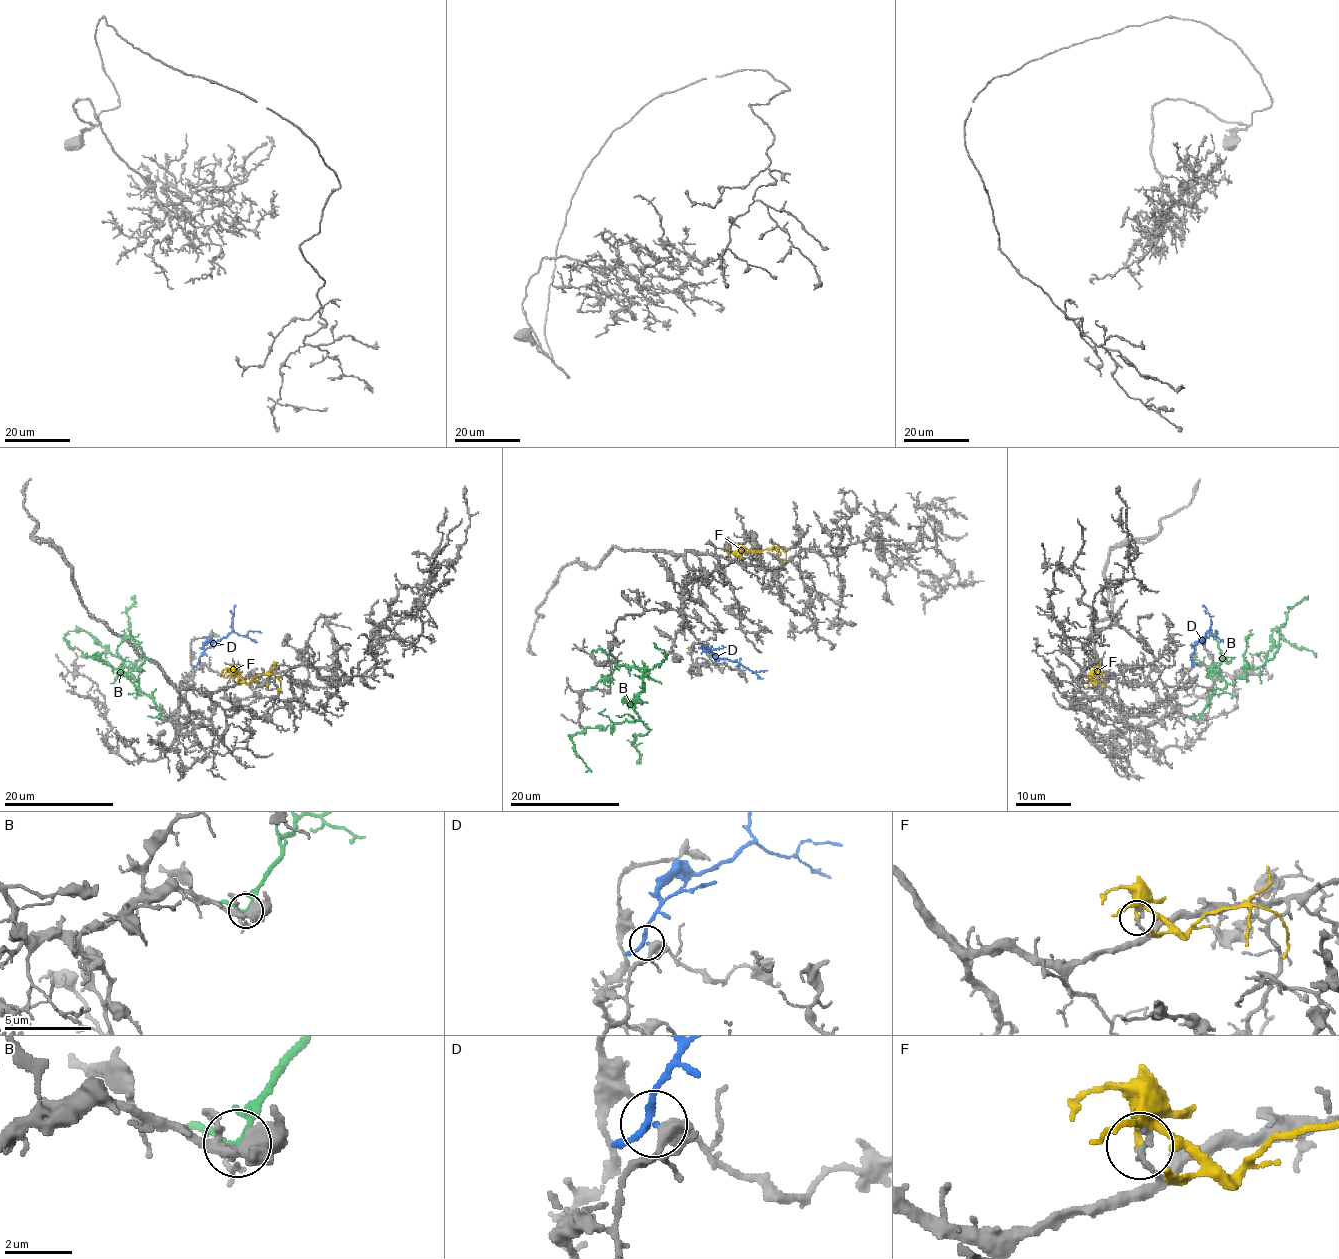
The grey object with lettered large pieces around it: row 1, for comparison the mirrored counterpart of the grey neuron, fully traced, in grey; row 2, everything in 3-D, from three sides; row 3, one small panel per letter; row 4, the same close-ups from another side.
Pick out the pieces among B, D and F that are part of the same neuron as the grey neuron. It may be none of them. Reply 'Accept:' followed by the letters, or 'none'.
Accept: B

